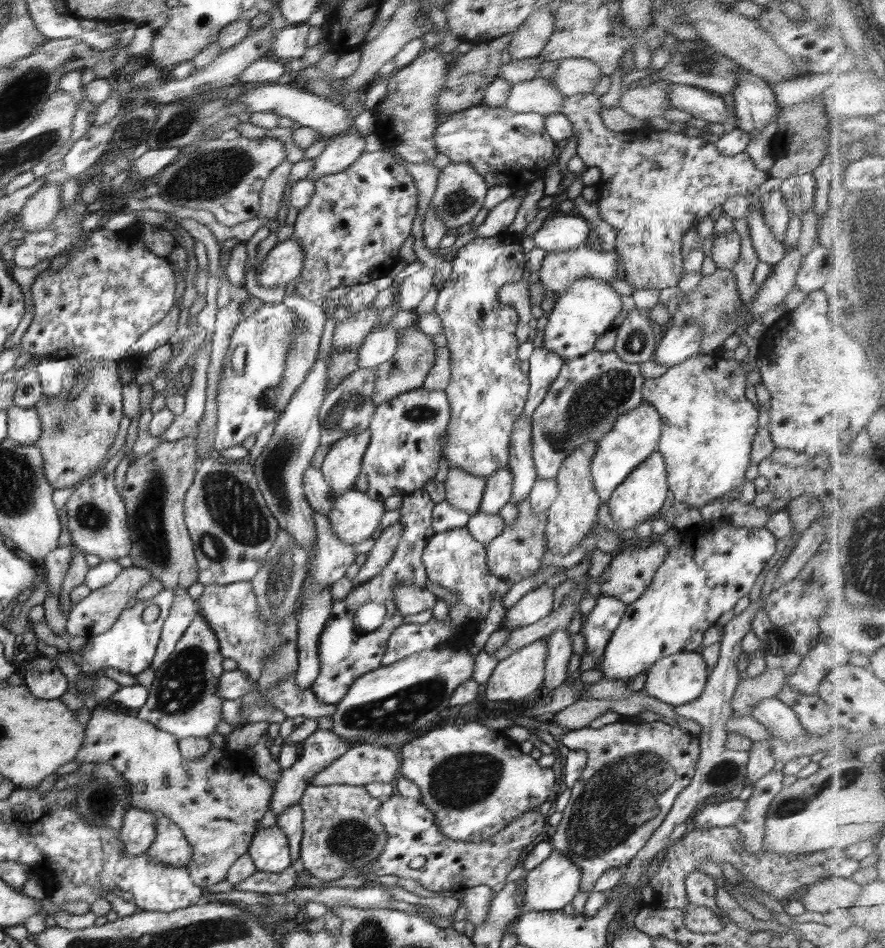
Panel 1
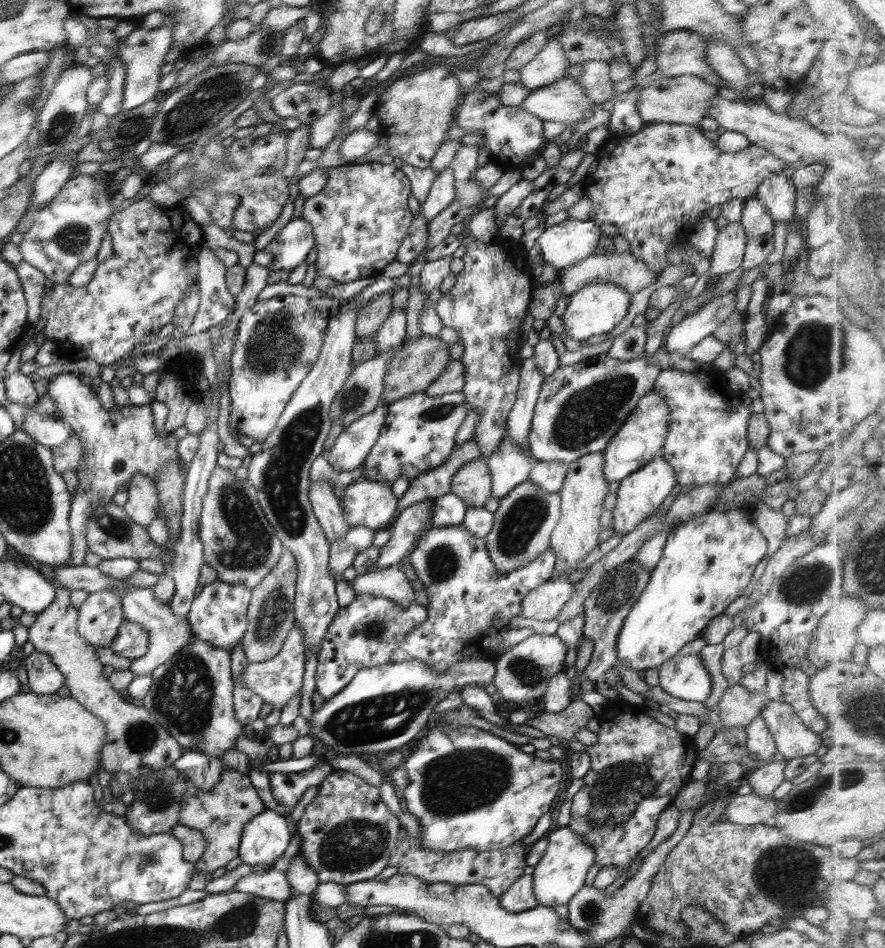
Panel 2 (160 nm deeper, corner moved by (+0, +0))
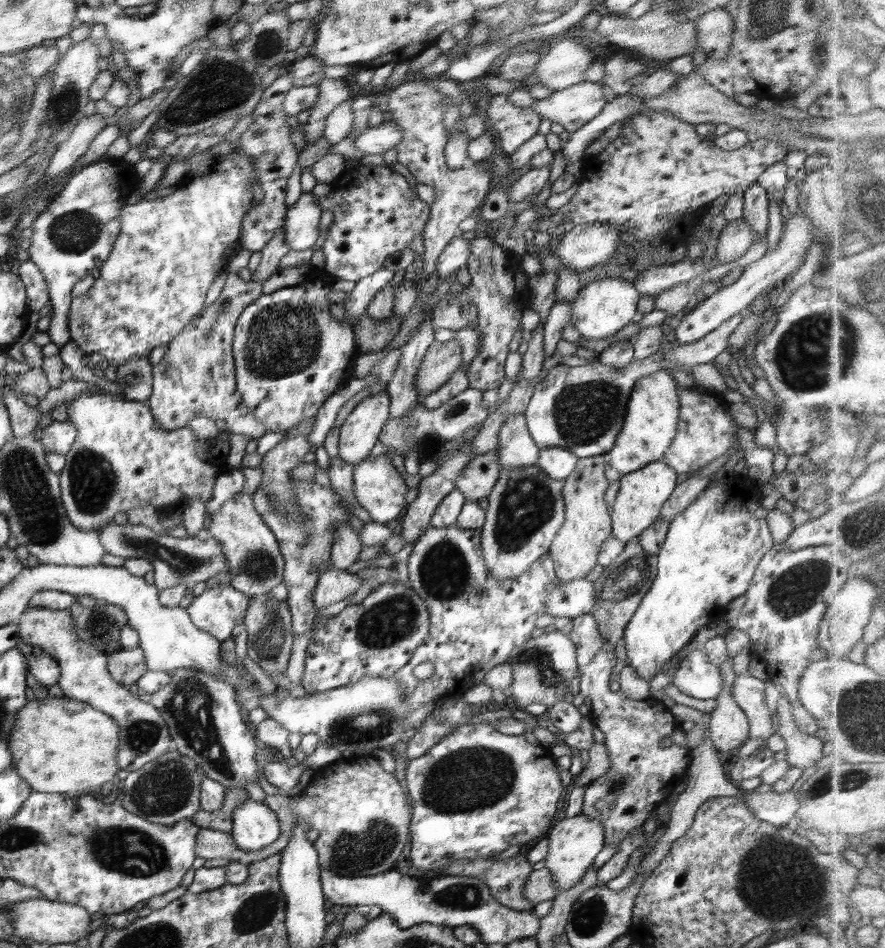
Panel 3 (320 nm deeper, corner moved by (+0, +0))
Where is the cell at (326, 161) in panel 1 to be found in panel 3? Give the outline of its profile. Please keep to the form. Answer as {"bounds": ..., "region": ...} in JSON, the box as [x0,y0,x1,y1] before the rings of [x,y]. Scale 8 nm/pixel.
{"bounds":[354,119,402,154],"region":[[[385,119],[380,126],[374,126],[364,130],[364,133],[360,133],[354,144],[356,148],[367,154],[382,154],[391,148],[398,146],[398,143],[402,140],[402,128],[396,126],[394,122]]]}

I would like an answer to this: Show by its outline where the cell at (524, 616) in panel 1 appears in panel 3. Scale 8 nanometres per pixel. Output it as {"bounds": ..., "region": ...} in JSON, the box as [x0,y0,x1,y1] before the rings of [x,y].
{"bounds":[546,579,596,618],"region":[[[578,579],[561,583],[546,599],[546,613],[556,618],[576,618],[588,614],[596,605],[595,582]]]}

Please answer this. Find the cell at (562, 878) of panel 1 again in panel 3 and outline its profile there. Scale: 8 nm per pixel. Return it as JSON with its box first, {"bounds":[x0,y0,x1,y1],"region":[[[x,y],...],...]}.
{"bounds":[545,814,605,892],"region":[[[579,814],[572,818],[564,818],[554,822],[546,834],[549,840],[548,854],[545,856],[546,865],[552,871],[553,880],[556,881],[559,892],[571,889],[578,884],[588,868],[594,862],[594,858],[605,846],[605,830],[600,820],[591,819],[585,814]]]}

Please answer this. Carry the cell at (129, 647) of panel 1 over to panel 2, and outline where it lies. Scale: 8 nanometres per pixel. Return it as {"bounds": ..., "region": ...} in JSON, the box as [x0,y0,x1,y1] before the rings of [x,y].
{"bounds":[109,620,148,661],"region":[[[125,620],[109,648],[132,661],[138,660],[148,650],[148,633],[139,624]]]}

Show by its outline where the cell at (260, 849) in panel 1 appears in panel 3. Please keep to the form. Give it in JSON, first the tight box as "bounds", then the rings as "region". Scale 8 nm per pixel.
{"bounds":[230,796,281,852],"region":[[[250,796],[234,807],[232,818],[230,834],[235,845],[246,852],[258,852],[269,847],[281,835],[276,813]]]}

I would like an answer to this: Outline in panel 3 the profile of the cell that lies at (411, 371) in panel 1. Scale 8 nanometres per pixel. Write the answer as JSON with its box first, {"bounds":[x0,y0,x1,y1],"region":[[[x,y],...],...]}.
{"bounds":[415,339,462,395],"region":[[[458,339],[435,340],[425,352],[416,373],[415,383],[420,395],[436,392],[461,368],[462,345]]]}

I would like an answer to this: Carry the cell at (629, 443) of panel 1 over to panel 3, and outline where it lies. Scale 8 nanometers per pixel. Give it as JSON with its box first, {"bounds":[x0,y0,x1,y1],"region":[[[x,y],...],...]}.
{"bounds":[607,369,679,475],"region":[[[664,369],[643,376],[632,387],[622,428],[607,453],[610,466],[622,475],[636,472],[648,464],[663,461],[667,448],[676,436],[679,423],[678,383],[671,371]]]}

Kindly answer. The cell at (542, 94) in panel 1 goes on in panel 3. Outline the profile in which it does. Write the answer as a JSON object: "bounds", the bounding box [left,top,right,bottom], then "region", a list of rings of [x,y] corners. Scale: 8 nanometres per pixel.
{"bounds":[531,81,606,135],"region":[[[582,81],[570,88],[554,91],[550,97],[535,100],[531,106],[544,120],[559,123],[569,135],[590,123],[606,106],[600,83]]]}

